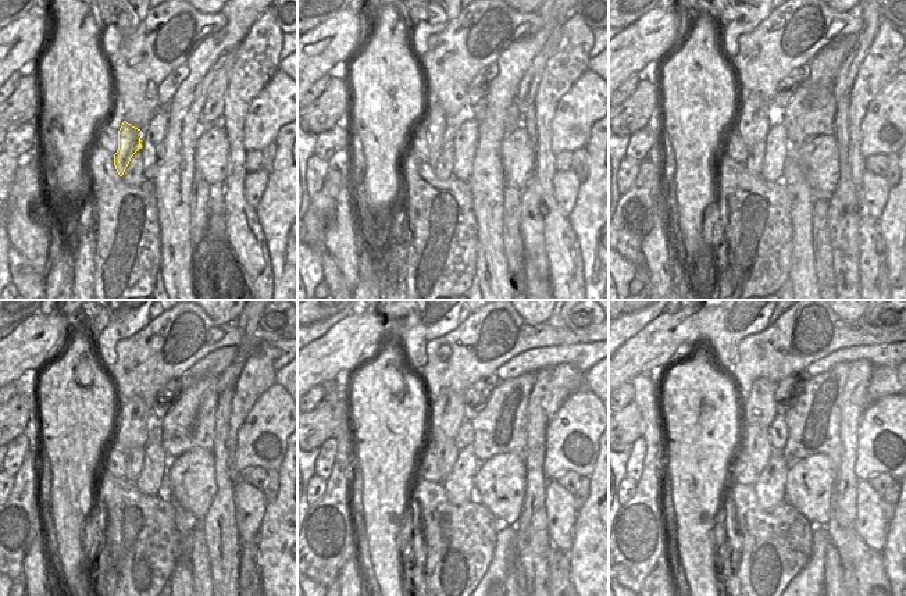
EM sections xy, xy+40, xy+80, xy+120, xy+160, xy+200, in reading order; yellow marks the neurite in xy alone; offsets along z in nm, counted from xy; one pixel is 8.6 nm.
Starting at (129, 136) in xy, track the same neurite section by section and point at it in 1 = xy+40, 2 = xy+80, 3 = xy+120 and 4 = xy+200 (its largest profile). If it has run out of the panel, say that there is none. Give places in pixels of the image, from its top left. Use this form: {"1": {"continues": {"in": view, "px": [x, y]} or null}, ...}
{"1": {"continues": {"in": "xy+40", "px": [441, 127]}}, "2": {"continues": {"in": "xy+80", "px": [752, 124]}}, "3": {"continues": {"in": "xy+120", "px": [134, 416]}}, "4": {"continues": {"in": "xy+200", "px": [759, 407]}}}

